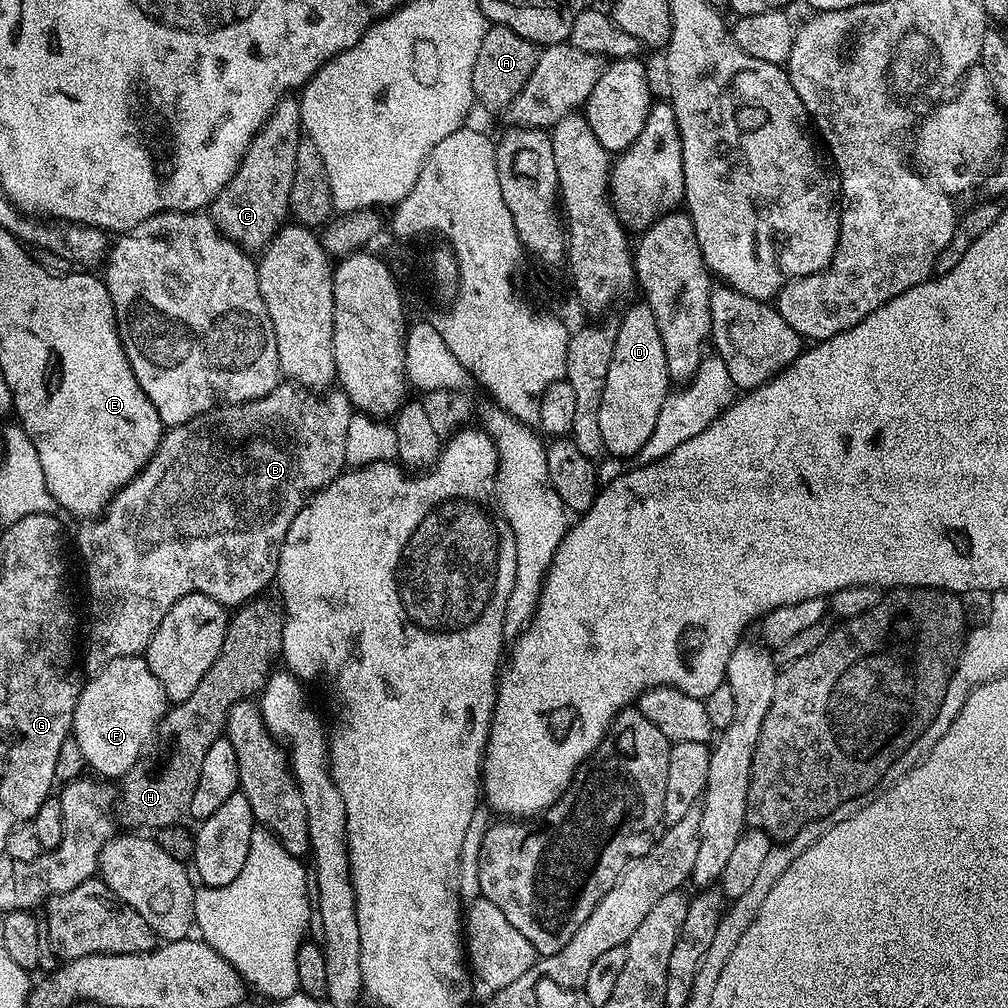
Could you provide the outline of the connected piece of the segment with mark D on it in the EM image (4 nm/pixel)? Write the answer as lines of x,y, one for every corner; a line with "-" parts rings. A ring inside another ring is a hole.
643,302
632,304
624,312
624,317
616,324
614,354
610,357
610,371
606,373
606,386
602,390
602,406
598,406
598,426
602,430
604,452
612,458
635,457
650,442
654,426
658,423
658,414
662,402
666,402
670,391
670,377
666,370
666,346
662,346
662,334
654,314

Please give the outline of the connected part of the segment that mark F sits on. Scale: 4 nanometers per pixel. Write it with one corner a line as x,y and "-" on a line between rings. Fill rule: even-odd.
140,654
111,660
95,674
97,676
89,684
85,683
81,687
78,706
74,710
72,736
75,737
81,748
85,765
89,769
92,767
97,772
93,772
97,777
113,776
113,778
119,778
142,759
145,755
144,747
151,742
152,735
154,737
157,735
160,722
164,719
166,711
166,697
158,678
154,678
147,659

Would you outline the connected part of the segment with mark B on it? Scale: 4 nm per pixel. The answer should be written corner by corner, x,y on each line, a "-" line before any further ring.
281,382
277,384
274,390
270,390
270,394
266,394
262,398
257,400
245,400
243,404
226,404
223,406
217,406
204,412
201,416
196,416
190,422
185,424
177,424
169,427
165,431
164,435
160,437
160,445
156,447
156,452
148,461
145,466
128,484
123,484
119,490
116,491
115,496
109,501
108,507
104,509
102,515
99,518
88,518
83,521
84,524
76,532
76,552
78,553
79,559
83,559
85,556
100,556
100,560
96,560
96,564
108,564
108,572
120,572
120,568
116,568
116,564
124,564
124,572
136,572
136,564
144,564
144,560
140,560
140,556
168,556
168,560
176,560
176,597
182,598
186,594
191,592
201,592
206,594
210,598
214,598
218,603
225,606
239,606
246,603
247,600
259,597
260,592
267,584
271,585
276,578
276,567
278,566
278,558
280,557
280,544
286,538
286,534
290,530
290,522
294,522
294,518
302,510
302,506
307,504
310,497
319,492
321,488
325,488
327,484
332,481
335,476
340,475
341,472
345,471
346,463
346,428
350,423
350,418
354,413
352,403
348,400
347,394
339,390
324,390
316,391
310,388
304,388
301,384
295,382

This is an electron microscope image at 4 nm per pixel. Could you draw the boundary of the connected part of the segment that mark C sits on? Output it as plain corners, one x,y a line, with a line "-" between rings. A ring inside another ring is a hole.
296,98
282,99
254,134
230,182
212,199
210,215
214,226
218,226
221,234
230,238
230,242
237,244
243,252
263,252
289,219
290,186
294,186
294,166
298,162
300,139
300,101

